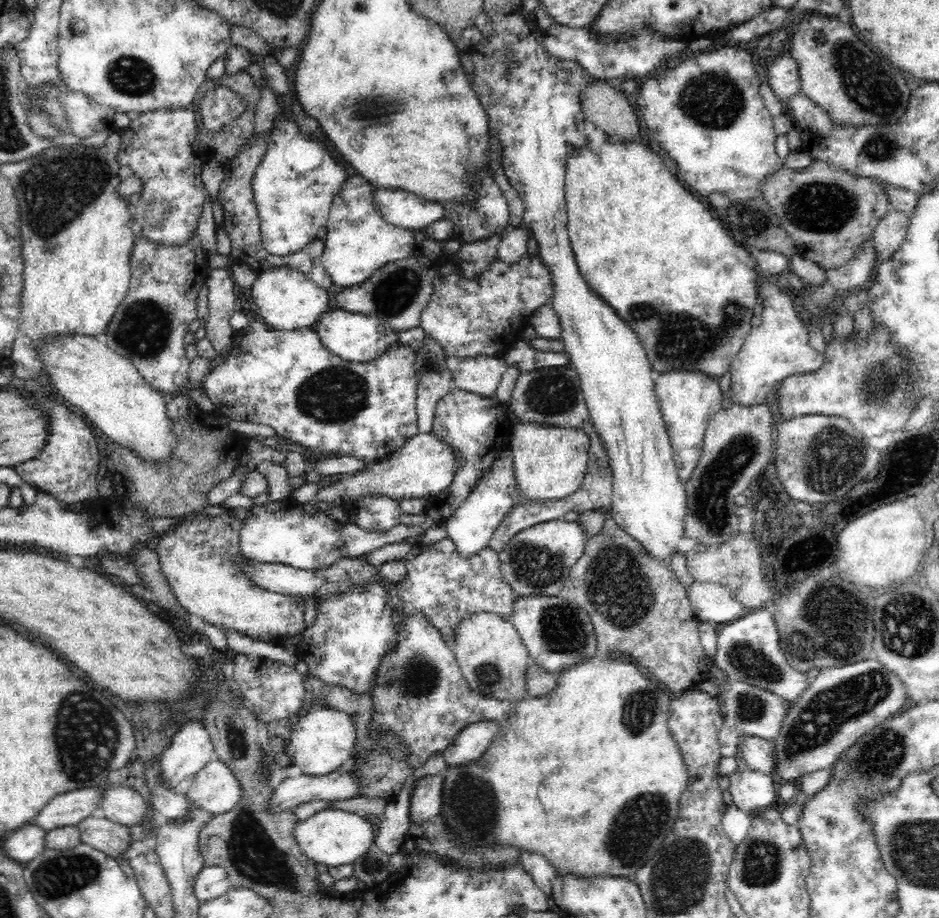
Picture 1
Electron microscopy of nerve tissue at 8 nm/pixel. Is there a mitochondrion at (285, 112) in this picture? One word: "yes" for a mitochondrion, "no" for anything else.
no

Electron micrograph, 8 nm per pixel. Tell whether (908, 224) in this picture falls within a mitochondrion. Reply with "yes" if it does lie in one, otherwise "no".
no

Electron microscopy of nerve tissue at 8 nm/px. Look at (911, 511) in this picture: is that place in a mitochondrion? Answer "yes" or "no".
no

